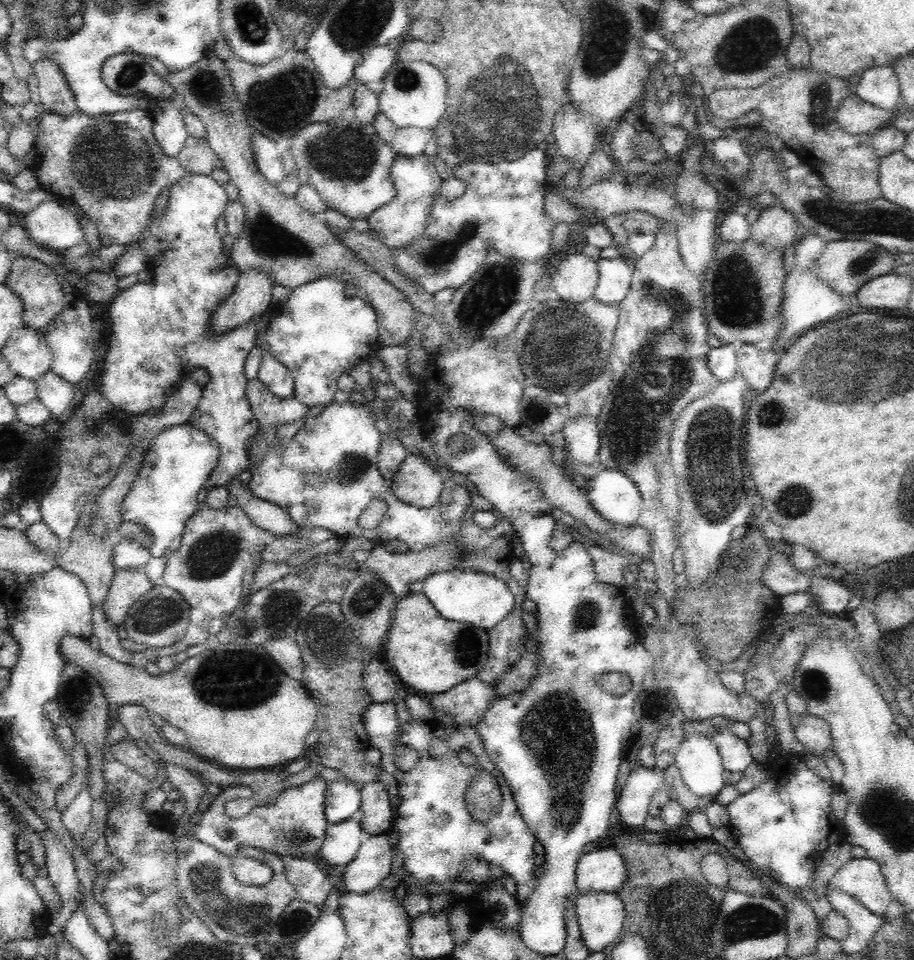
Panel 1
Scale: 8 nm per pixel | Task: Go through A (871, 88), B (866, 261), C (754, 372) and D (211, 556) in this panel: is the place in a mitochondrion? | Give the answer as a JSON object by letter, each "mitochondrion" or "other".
{"A":"other","B":"mitochondrion","C":"other","D":"mitochondrion"}

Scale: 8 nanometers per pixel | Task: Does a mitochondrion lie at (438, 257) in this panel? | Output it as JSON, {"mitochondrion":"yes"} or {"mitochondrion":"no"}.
{"mitochondrion":"yes"}

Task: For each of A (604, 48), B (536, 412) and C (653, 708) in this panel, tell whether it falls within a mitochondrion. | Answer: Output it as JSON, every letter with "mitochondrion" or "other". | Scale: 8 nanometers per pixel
{"A":"mitochondrion","B":"mitochondrion","C":"mitochondrion"}

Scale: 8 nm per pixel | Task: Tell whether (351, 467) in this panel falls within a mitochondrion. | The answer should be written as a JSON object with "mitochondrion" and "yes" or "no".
{"mitochondrion":"yes"}

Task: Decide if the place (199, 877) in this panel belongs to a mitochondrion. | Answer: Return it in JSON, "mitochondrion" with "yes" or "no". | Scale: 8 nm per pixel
{"mitochondrion":"yes"}

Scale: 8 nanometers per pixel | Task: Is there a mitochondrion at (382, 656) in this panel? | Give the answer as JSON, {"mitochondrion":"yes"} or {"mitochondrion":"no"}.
{"mitochondrion":"no"}

